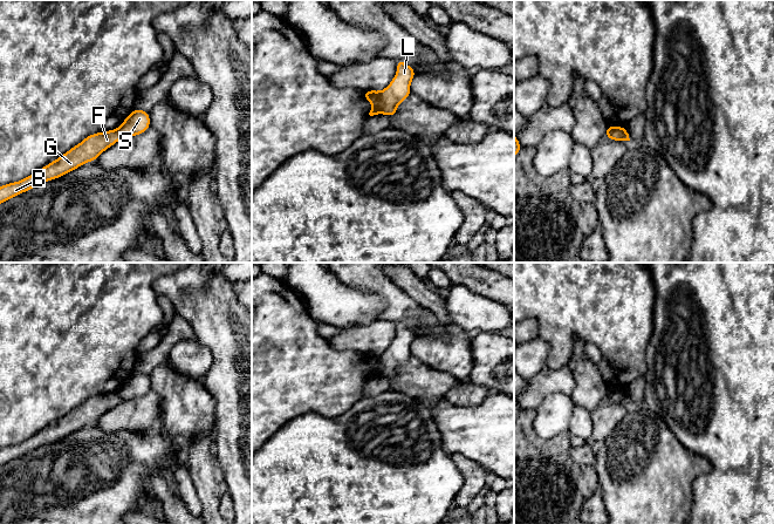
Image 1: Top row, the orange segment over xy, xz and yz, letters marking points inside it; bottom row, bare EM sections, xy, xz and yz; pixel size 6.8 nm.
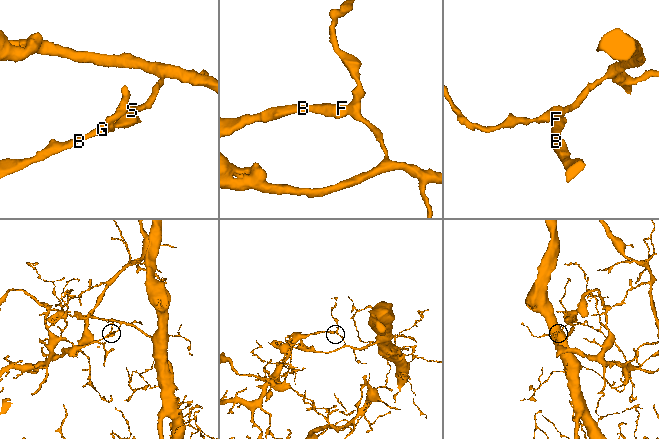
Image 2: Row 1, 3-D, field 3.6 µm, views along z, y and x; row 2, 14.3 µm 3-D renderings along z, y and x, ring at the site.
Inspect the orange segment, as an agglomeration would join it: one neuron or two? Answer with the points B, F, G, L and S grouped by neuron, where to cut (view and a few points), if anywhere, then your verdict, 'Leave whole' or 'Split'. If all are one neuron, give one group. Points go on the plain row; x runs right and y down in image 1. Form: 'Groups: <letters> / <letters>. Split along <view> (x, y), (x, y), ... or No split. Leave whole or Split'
Groups: B F G / L S. Split along xz (378, 354), (382, 361), (382, 375). Split

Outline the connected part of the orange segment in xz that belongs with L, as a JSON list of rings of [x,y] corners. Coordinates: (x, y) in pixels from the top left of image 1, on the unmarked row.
[[[403,322],[396,324],[396,327],[396,339],[384,353],[379,354],[383,363],[382,376],[391,381],[397,375],[397,368],[411,356],[410,346],[416,339],[415,332],[407,328]]]

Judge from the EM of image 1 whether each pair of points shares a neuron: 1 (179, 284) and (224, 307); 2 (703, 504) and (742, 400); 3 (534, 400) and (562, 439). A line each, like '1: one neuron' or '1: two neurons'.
1: one neuron
2: one neuron
3: two neurons

